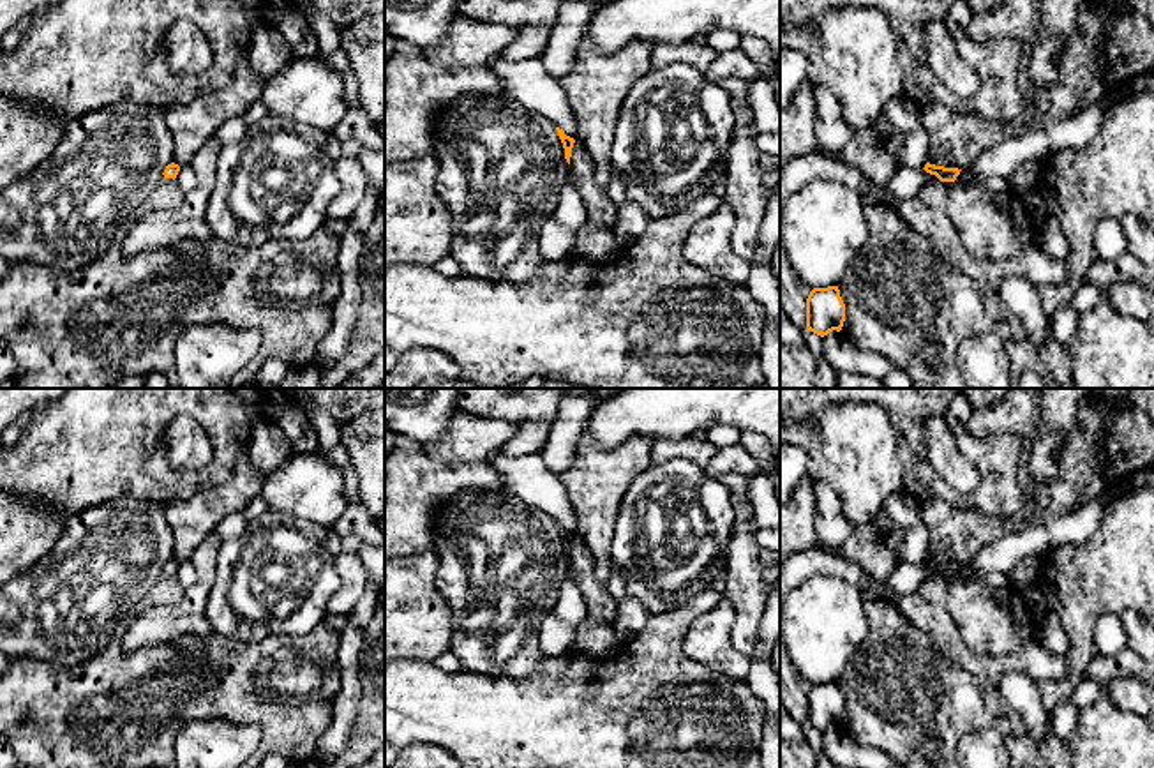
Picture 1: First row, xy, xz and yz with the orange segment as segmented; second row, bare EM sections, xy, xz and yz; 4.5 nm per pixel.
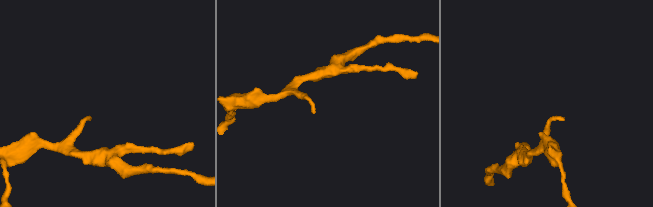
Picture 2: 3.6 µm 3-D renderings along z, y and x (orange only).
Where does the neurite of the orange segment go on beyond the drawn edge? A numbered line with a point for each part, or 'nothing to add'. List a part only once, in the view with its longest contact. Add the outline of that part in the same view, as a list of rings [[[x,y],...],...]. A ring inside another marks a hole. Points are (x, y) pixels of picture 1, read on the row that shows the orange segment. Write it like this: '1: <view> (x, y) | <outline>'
nothing to add

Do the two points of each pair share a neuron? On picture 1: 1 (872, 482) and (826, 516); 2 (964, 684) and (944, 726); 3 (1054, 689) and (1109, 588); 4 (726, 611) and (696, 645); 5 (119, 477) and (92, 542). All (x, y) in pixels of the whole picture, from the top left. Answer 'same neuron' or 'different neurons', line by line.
1: different neurons
2: same neuron
3: same neuron
4: same neuron
5: different neurons

